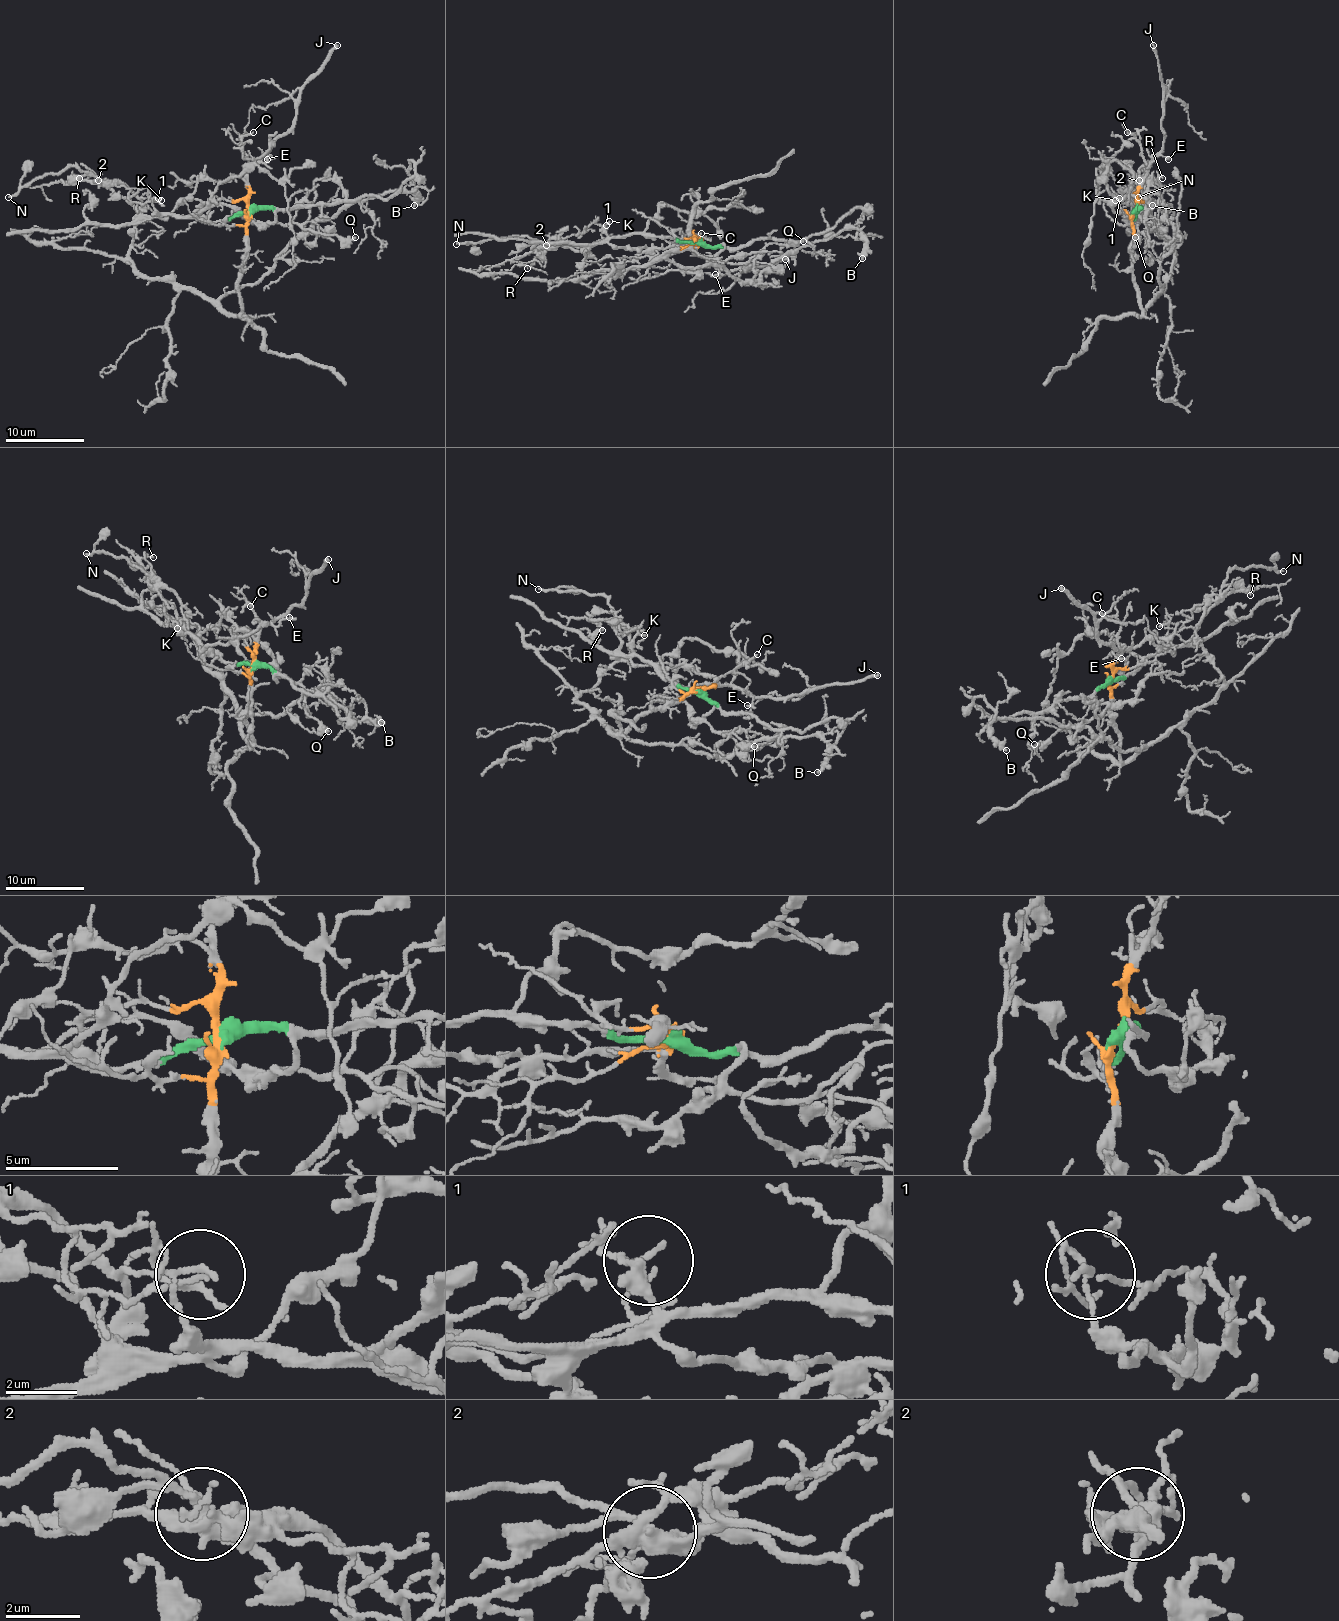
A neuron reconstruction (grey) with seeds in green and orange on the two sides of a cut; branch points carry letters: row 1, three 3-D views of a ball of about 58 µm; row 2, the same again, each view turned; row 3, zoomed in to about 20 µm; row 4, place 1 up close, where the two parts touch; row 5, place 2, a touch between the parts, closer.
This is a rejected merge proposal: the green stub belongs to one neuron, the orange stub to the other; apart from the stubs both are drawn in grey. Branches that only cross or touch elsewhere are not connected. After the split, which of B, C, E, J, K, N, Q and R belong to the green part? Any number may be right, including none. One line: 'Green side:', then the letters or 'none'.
Green side: B, K, N, Q

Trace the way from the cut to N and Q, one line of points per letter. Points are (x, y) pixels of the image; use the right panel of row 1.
N: (1135, 210), (1129, 222), (1141, 202), (1139, 180), (1129, 167), (1137, 196)
Q: (1135, 210), (1141, 208), (1141, 220), (1157, 224), (1135, 238)

